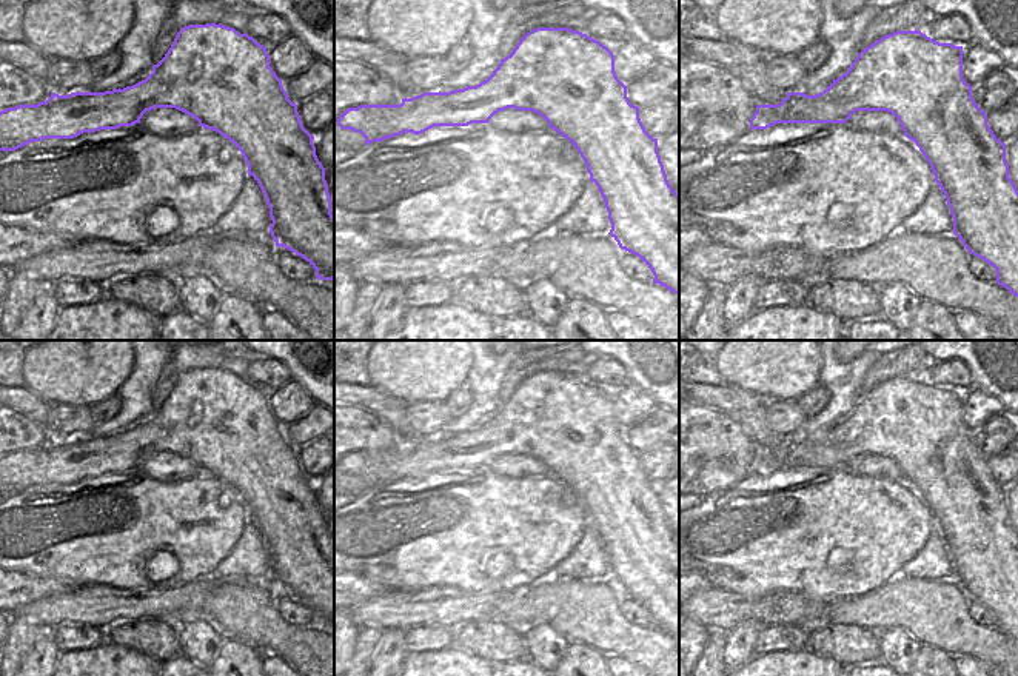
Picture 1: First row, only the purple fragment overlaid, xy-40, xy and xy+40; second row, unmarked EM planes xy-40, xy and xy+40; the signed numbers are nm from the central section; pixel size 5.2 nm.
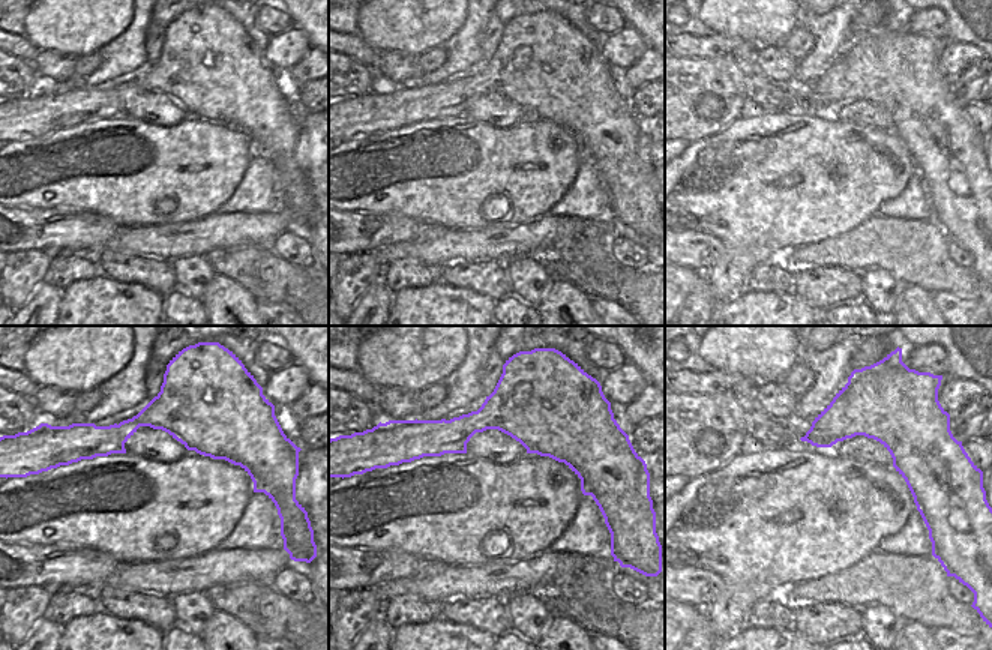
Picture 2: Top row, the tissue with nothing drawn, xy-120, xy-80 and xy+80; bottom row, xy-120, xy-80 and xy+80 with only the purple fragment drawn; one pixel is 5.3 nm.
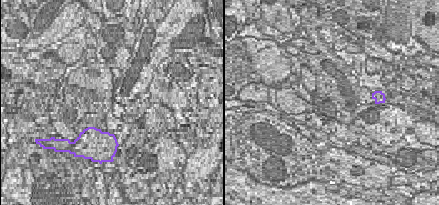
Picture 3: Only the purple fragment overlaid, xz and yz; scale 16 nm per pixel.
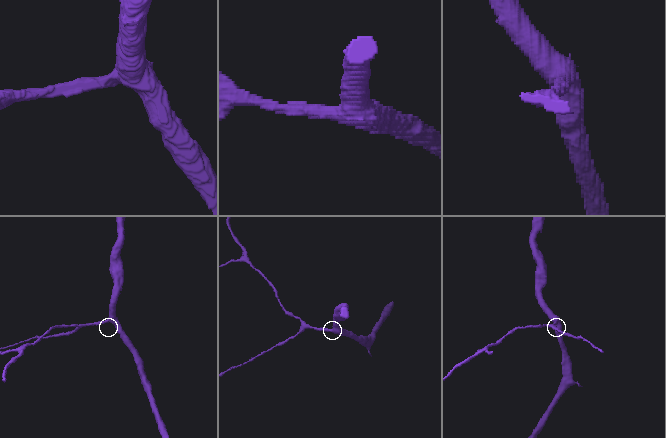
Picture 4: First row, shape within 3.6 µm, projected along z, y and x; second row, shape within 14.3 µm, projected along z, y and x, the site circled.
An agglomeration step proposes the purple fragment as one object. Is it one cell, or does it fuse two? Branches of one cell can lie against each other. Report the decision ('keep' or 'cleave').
keep

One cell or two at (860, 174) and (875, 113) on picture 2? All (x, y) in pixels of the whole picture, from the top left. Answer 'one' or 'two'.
two

